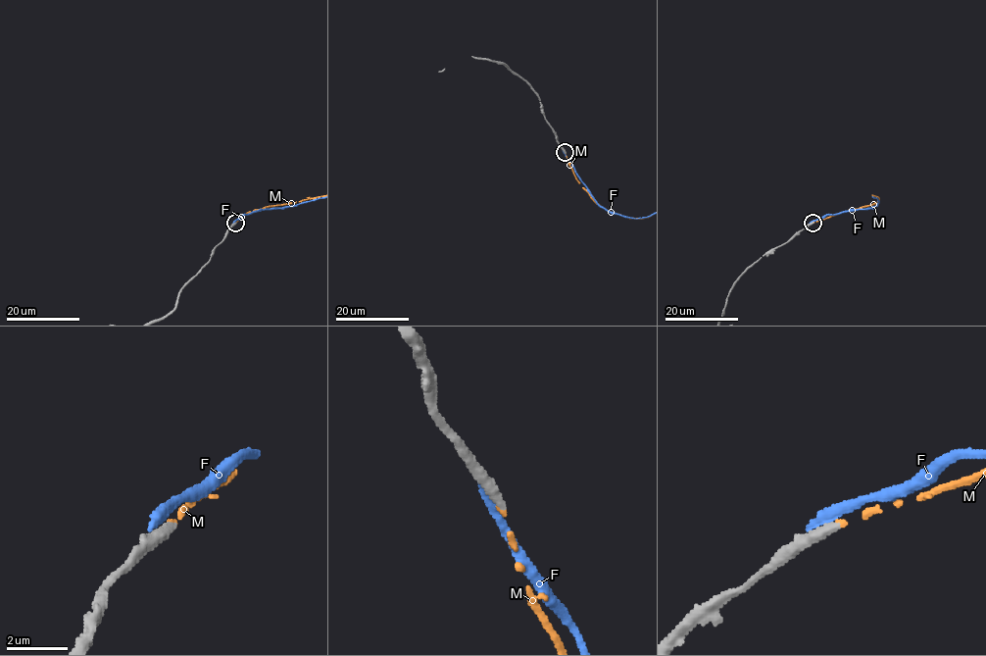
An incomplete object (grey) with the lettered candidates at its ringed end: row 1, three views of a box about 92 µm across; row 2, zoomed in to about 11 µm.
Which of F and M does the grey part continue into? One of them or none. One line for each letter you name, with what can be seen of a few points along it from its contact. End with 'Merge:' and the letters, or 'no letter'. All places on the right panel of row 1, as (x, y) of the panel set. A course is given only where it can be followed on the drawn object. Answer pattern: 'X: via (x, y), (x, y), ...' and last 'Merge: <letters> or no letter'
Merge: M

